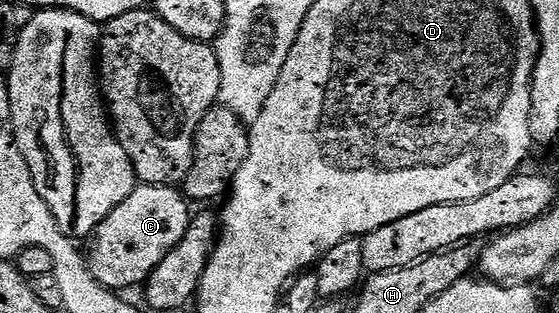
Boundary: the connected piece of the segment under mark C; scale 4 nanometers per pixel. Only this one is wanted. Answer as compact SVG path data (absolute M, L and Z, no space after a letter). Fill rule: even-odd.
M135 185L128 200L94 229L88 242L88 269L94 279L109 290L126 292L129 286L141 287L152 268L184 240L191 217L191 203L178 186Z

